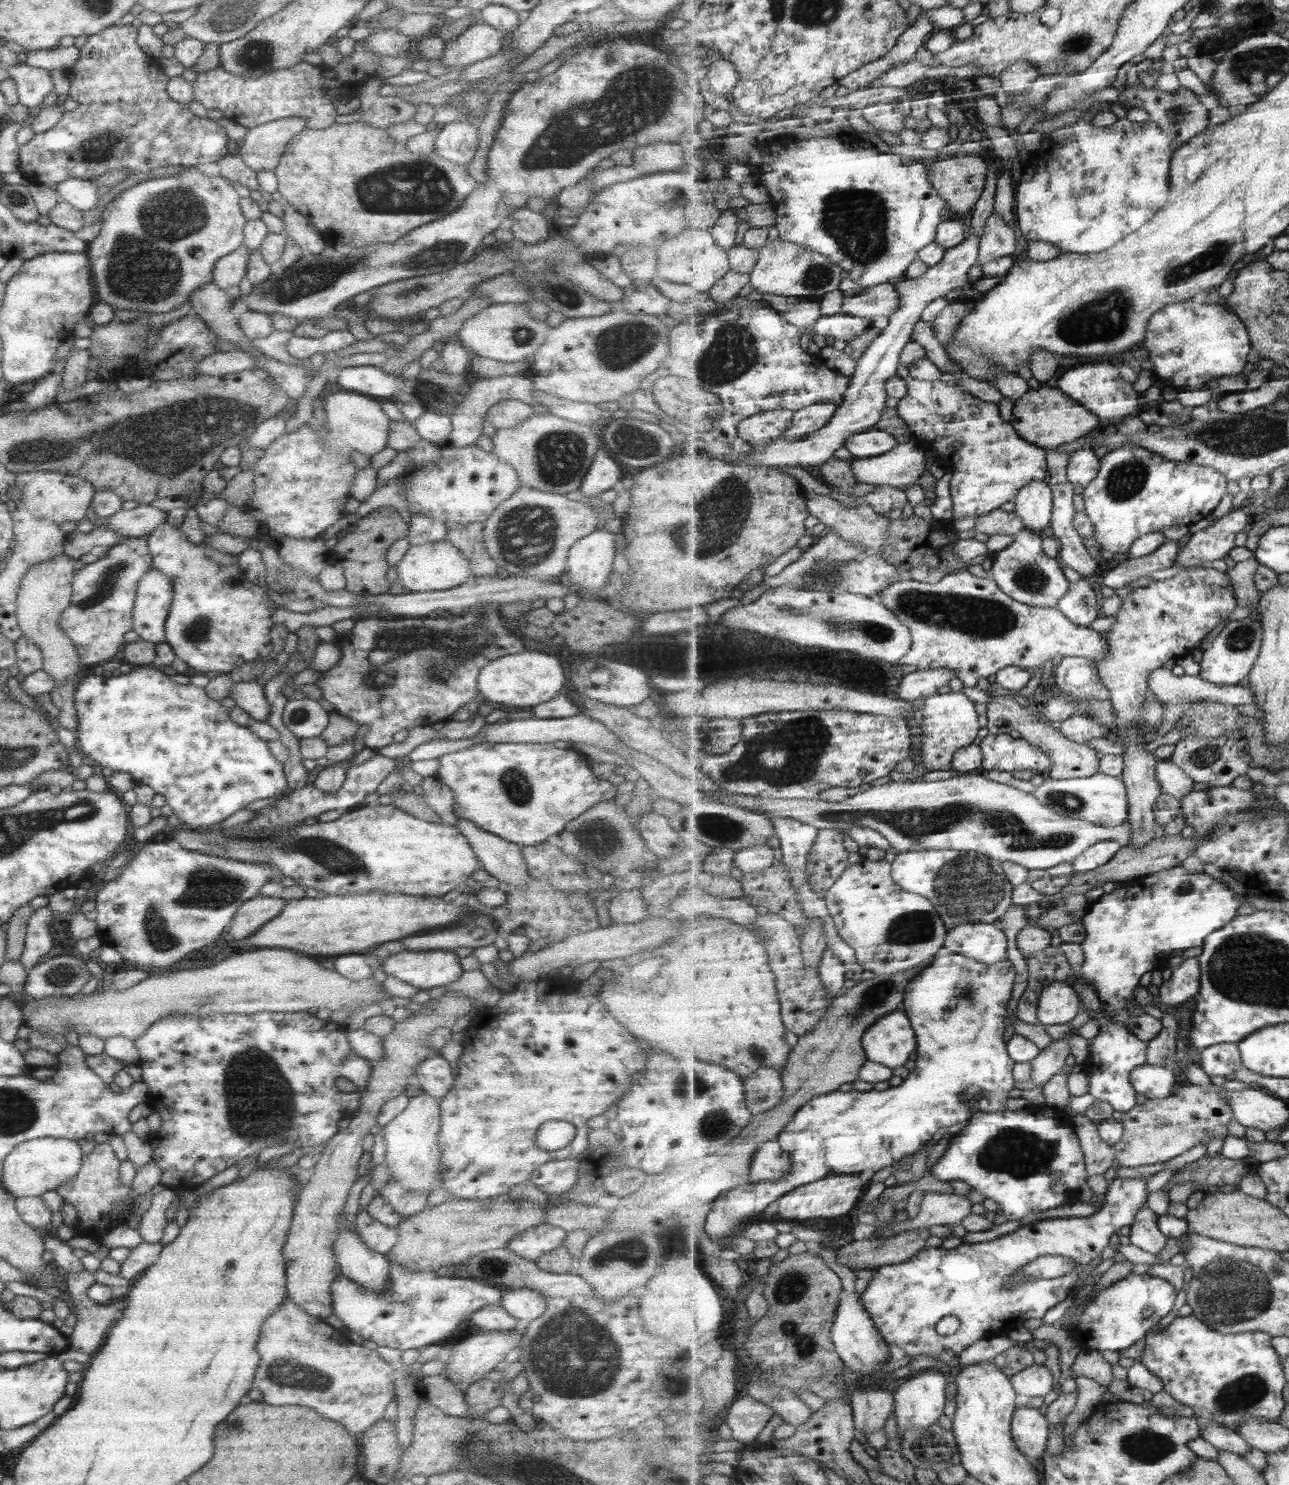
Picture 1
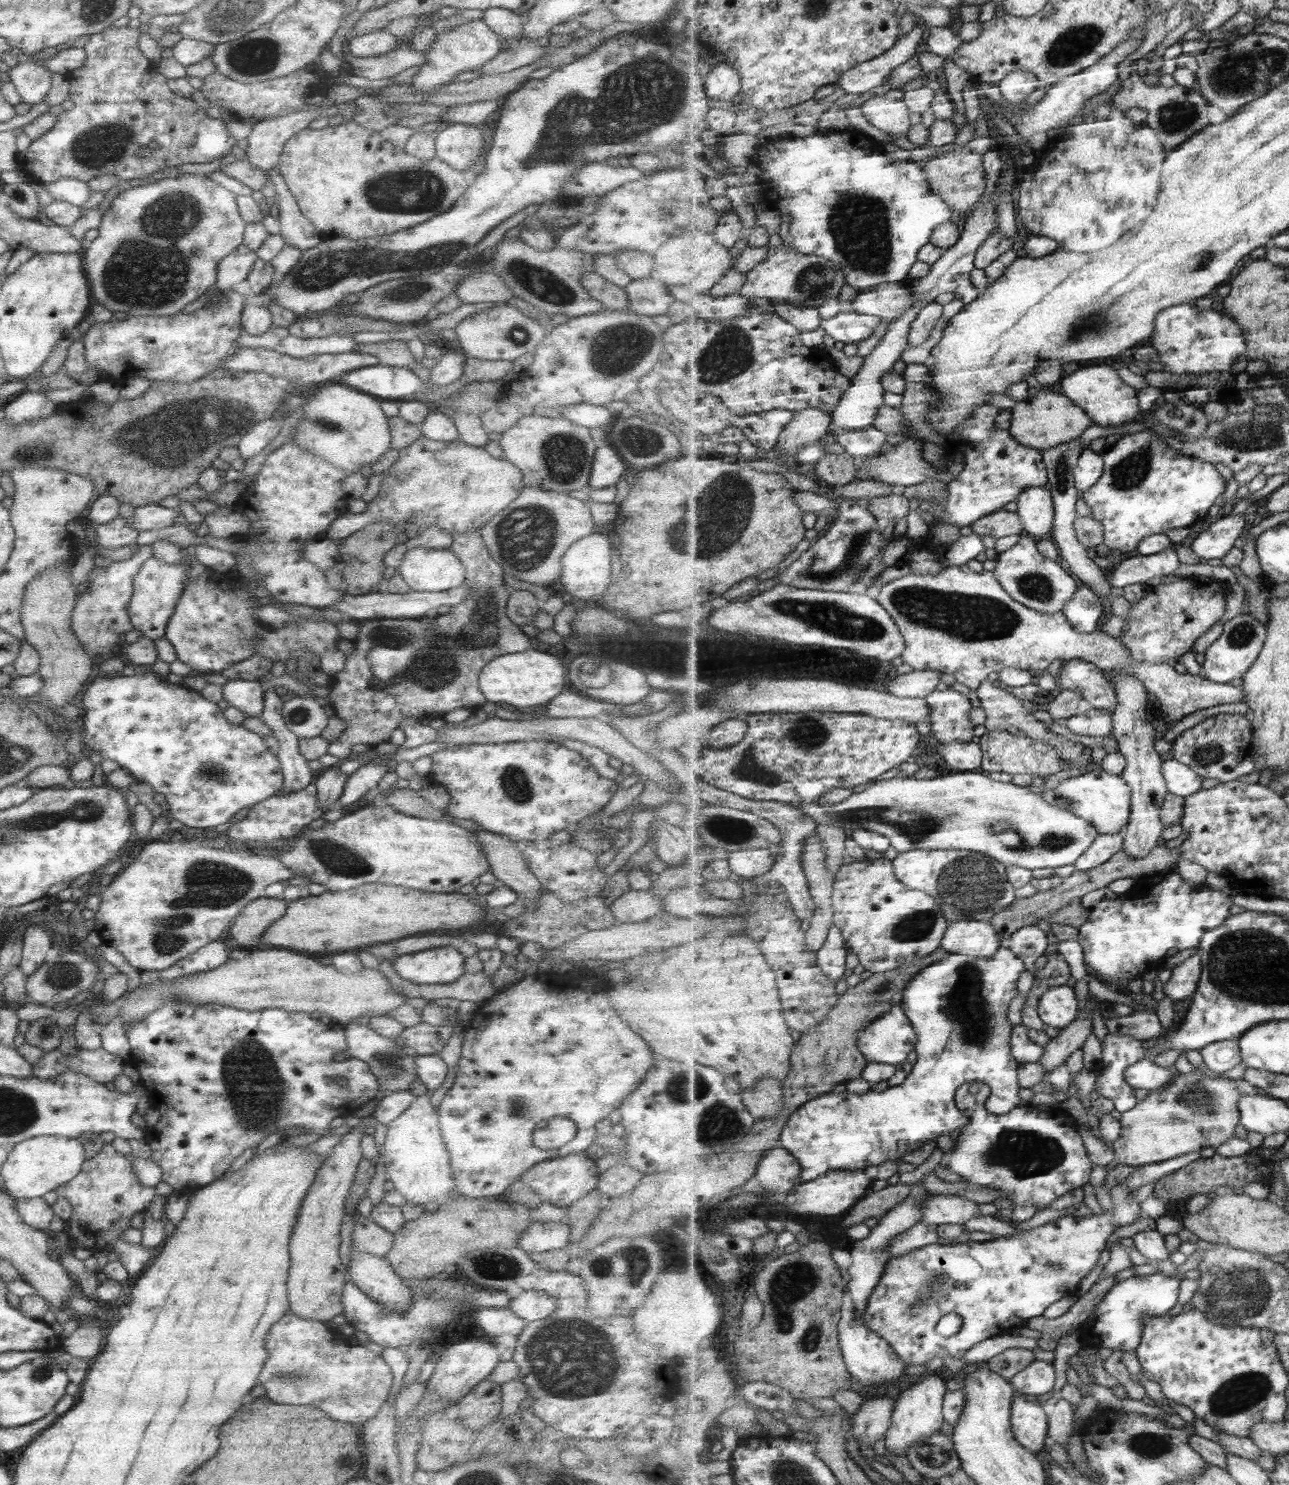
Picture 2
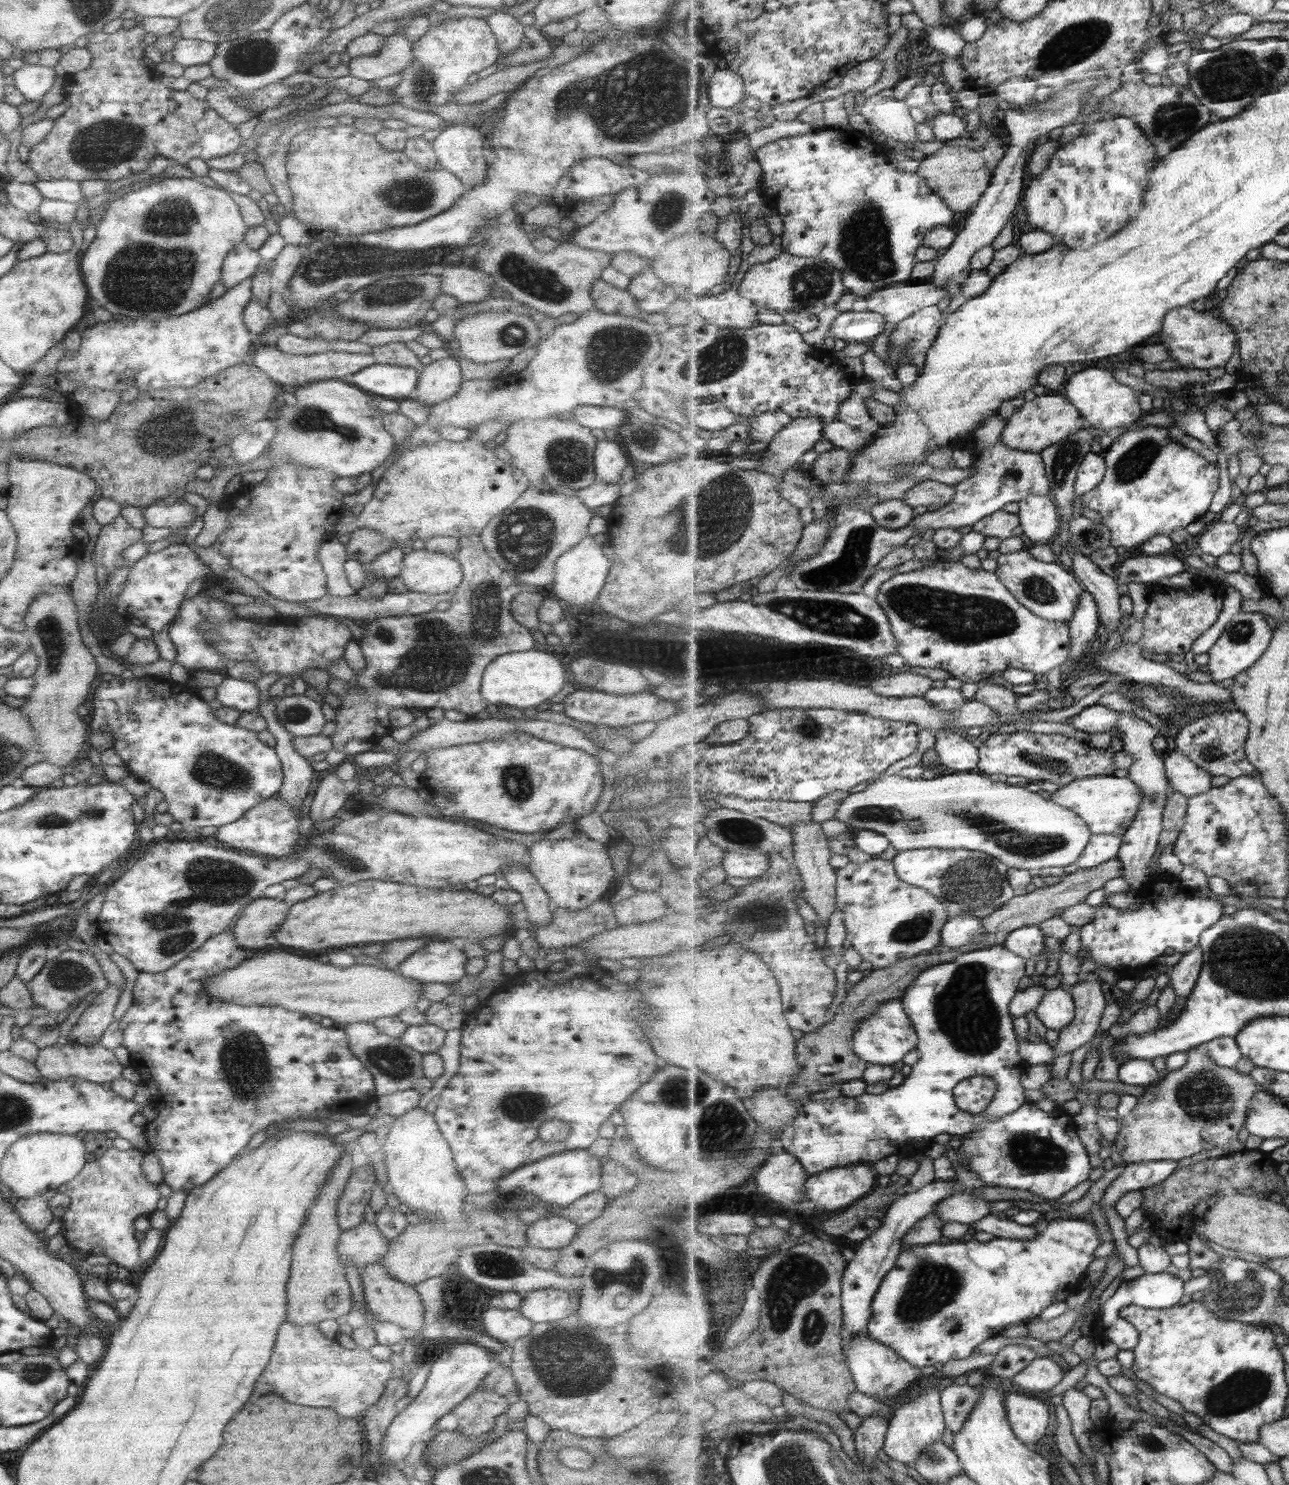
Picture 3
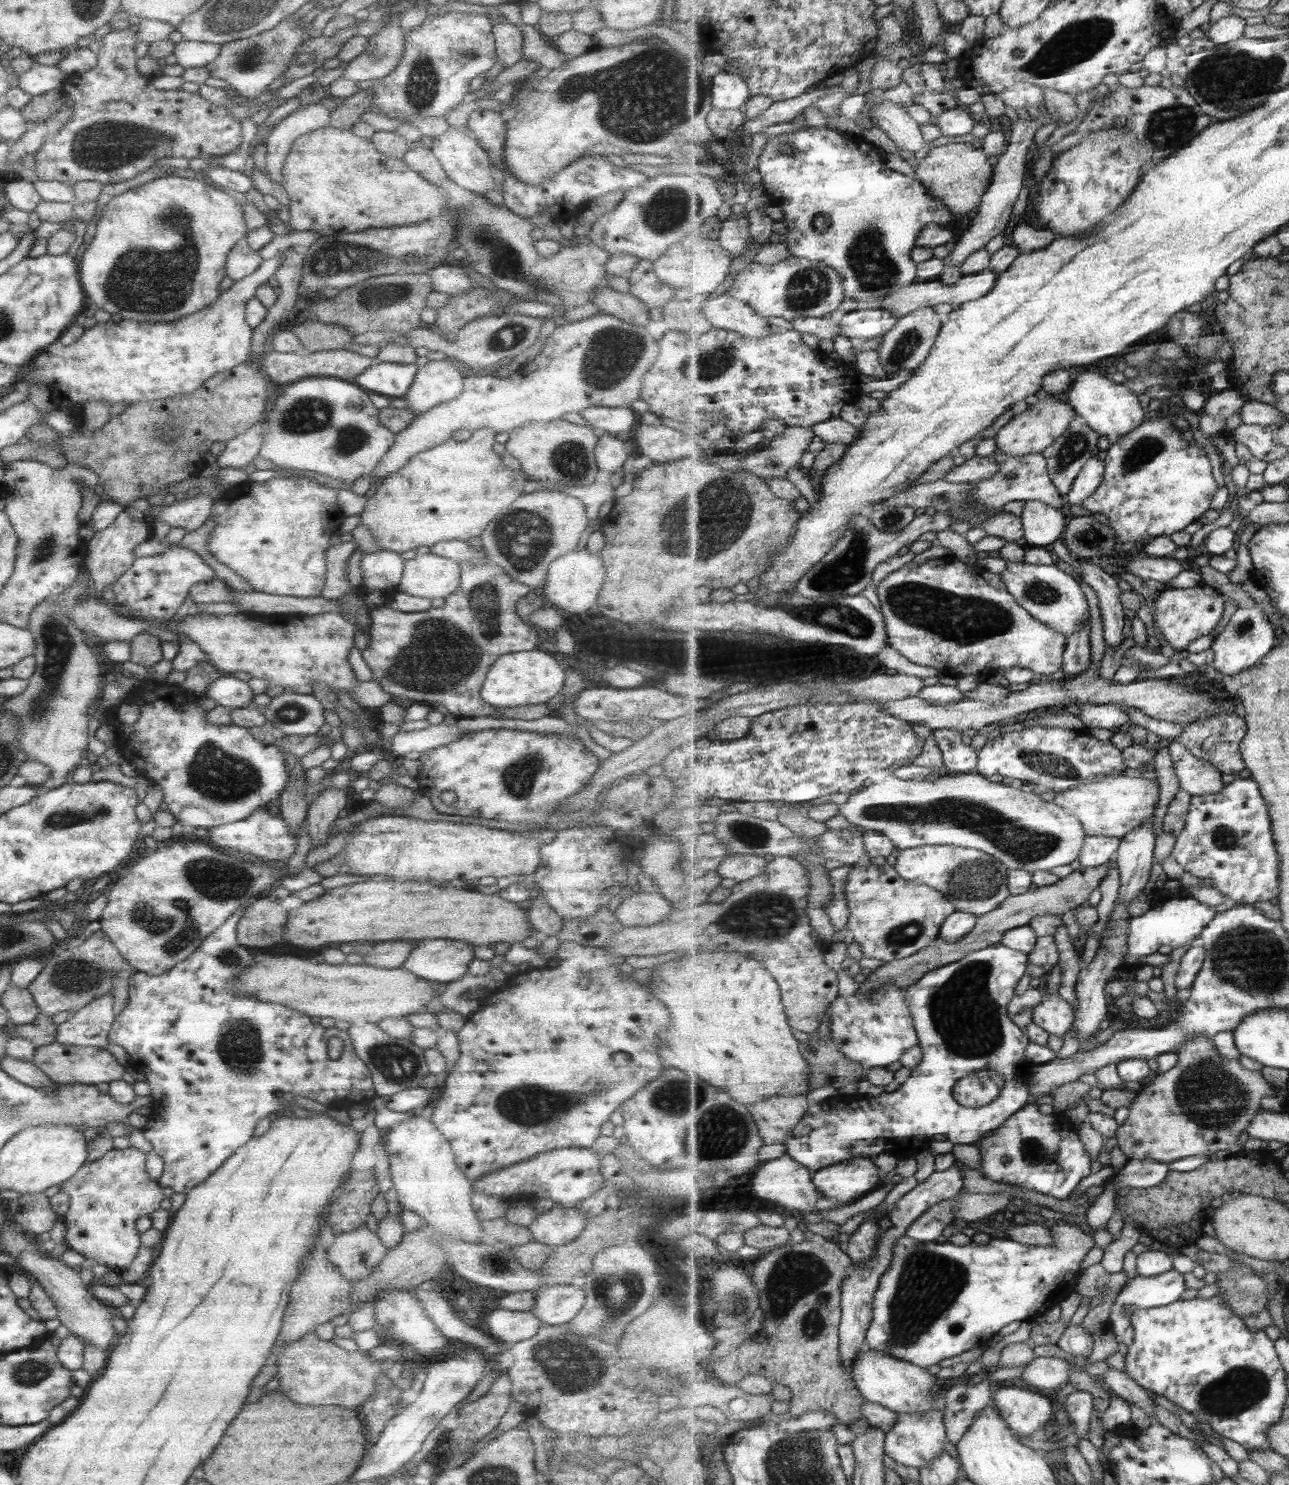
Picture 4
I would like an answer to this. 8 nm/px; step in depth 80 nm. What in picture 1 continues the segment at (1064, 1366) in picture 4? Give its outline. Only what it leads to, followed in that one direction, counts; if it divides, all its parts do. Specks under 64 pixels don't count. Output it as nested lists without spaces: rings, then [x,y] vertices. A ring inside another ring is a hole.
[[[1035,1364],[1011,1377],[1013,1387],[1021,1397],[1044,1397],[1053,1392],[1053,1374],[1045,1365]]]

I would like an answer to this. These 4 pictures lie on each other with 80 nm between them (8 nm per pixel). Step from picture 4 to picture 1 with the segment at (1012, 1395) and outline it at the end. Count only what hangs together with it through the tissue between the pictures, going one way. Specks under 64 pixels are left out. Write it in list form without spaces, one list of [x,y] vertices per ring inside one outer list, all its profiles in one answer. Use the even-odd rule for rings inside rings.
[[[1020,1405],[1014,1412],[1012,1420],[1012,1435],[1017,1448],[1033,1458],[1043,1459],[1047,1456],[1047,1440],[1049,1440],[1050,1422],[1047,1422],[1044,1411],[1038,1408],[1028,1408]]]

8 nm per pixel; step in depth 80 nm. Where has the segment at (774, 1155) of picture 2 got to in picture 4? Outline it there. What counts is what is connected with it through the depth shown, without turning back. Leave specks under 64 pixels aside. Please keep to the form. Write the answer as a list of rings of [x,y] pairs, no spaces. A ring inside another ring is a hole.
[[[789,1154],[767,1161],[755,1169],[754,1191],[759,1198],[775,1202],[784,1208],[819,1214],[817,1202],[824,1198],[814,1183],[814,1171]]]

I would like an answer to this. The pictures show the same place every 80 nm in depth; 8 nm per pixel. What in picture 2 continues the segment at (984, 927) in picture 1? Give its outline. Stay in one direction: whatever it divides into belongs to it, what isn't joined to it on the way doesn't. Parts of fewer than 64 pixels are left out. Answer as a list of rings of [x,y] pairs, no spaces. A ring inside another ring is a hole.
[[[958,920],[949,923],[942,947],[953,954],[990,957],[1006,944],[990,922]]]

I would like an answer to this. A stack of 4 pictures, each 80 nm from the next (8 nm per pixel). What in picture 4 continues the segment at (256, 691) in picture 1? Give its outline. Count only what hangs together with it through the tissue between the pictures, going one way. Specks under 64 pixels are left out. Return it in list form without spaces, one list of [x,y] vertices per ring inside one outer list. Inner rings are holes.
[[[221,674],[206,688],[206,696],[216,705],[232,711],[252,704],[253,694],[245,681],[232,674]]]

